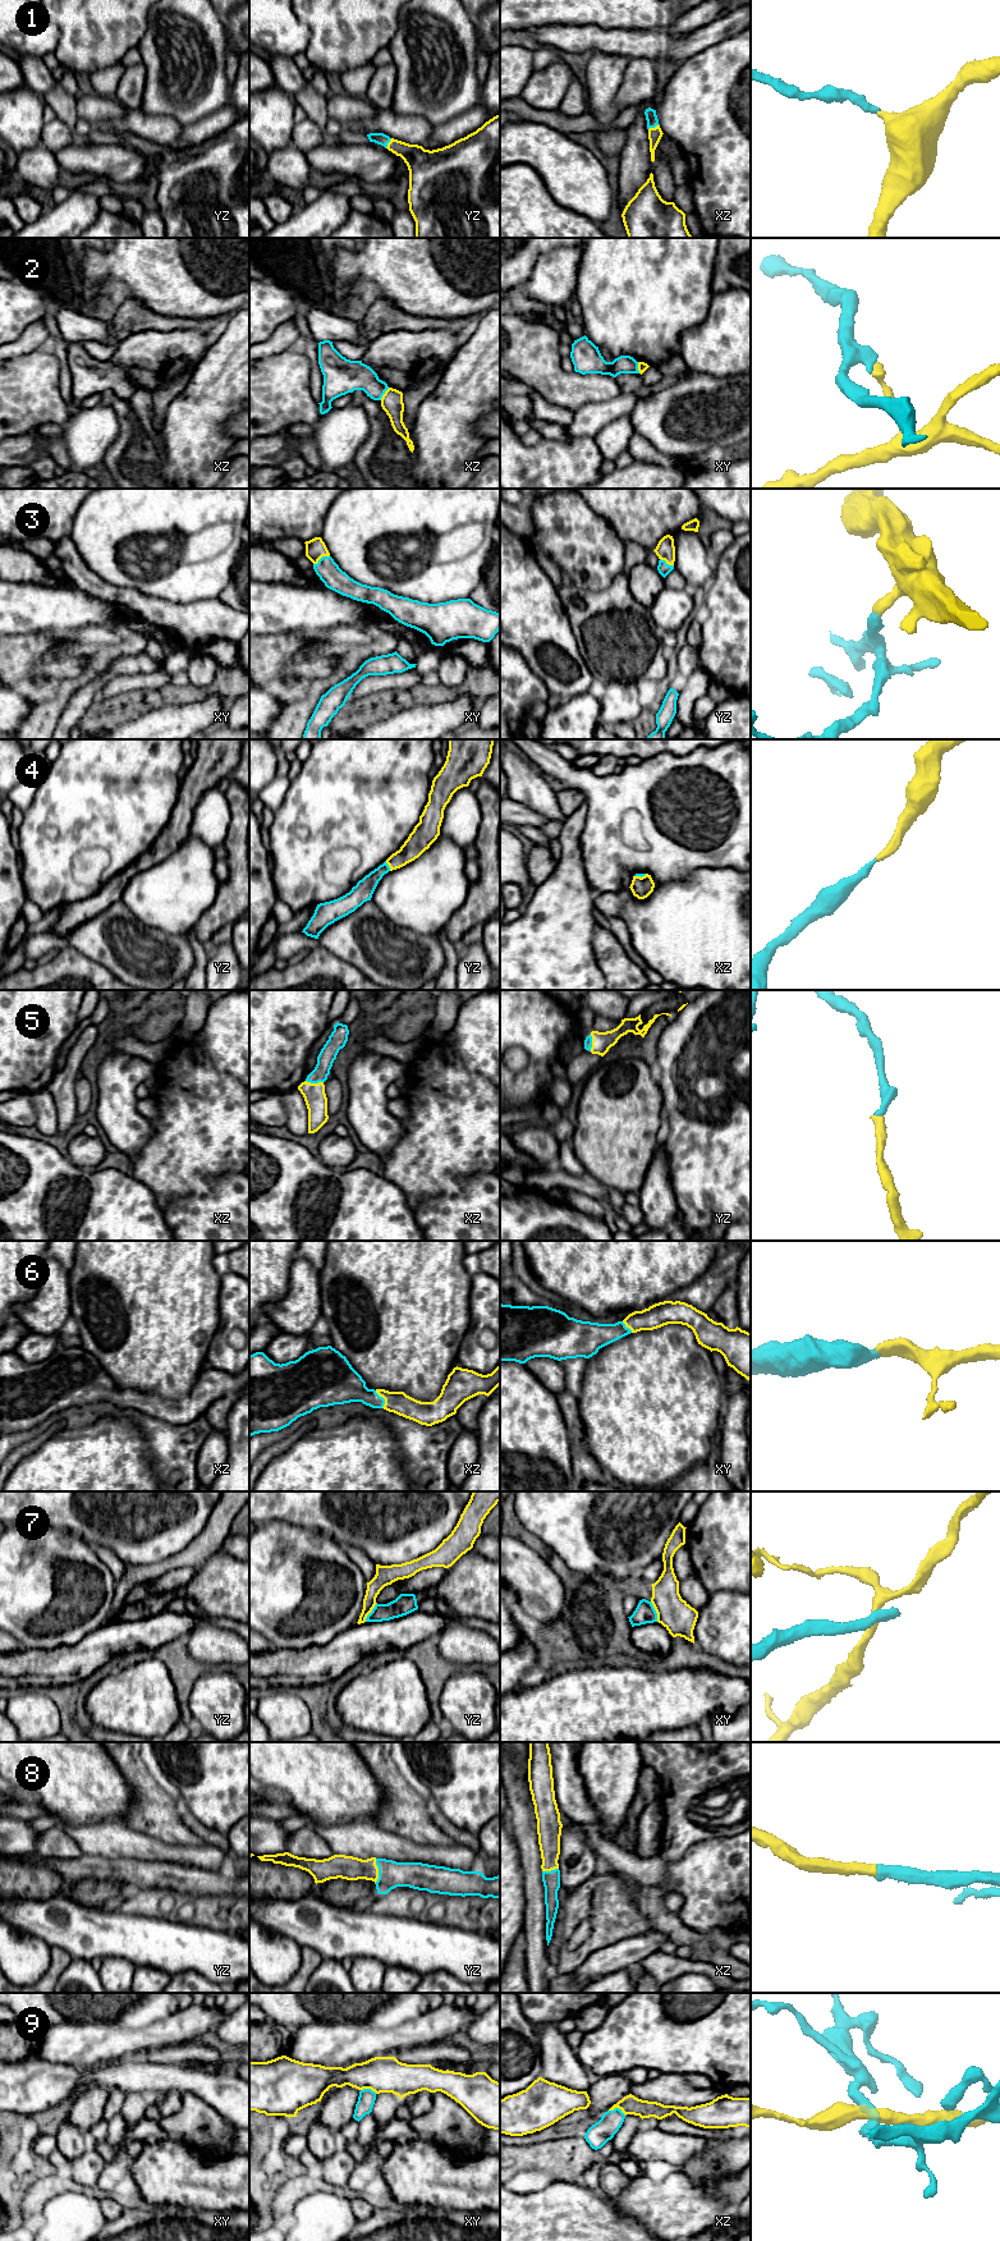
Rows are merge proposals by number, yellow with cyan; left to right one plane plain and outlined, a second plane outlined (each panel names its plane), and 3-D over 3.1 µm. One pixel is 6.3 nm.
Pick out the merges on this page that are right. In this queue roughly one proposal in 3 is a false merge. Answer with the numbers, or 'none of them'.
1, 3, 4, 5, 6, 8

